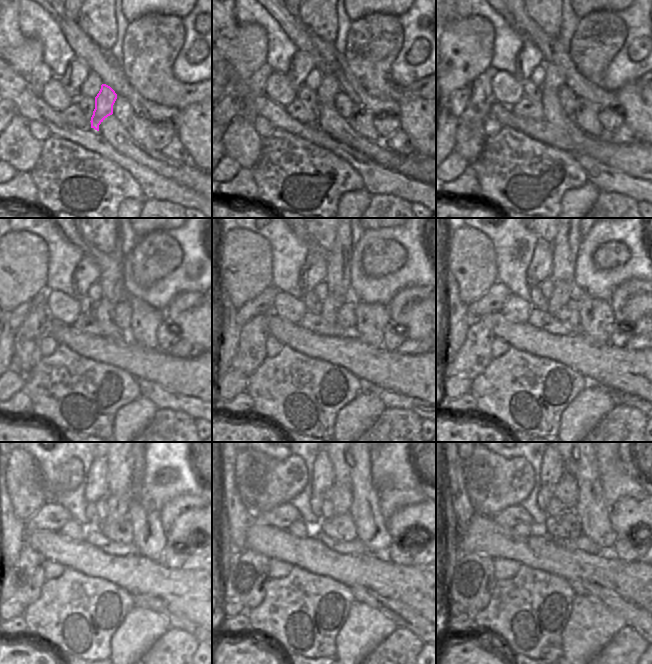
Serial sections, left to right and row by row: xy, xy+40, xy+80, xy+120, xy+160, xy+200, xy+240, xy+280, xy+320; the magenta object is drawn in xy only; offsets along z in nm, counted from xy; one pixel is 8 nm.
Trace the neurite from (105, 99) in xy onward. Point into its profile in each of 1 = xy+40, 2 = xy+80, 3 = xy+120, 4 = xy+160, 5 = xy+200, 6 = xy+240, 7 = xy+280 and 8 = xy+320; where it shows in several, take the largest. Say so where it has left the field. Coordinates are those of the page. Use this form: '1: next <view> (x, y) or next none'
1: next xy+40 (330, 87)
2: next xy+80 (555, 78)
3: next xy+120 (112, 282)
4: next xy+160 (337, 279)
5: next xy+200 (566, 243)
6: next xy+240 (119, 462)
7: next xy+280 (342, 462)
8: next xy+320 (566, 462)

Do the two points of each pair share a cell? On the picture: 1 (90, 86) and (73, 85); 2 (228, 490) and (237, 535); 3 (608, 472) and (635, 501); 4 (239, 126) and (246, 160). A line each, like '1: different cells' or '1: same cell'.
1: different cells
2: same cell
3: same cell
4: same cell

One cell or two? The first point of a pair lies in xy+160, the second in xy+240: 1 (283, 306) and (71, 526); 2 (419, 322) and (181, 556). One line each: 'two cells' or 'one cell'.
1: one cell
2: two cells

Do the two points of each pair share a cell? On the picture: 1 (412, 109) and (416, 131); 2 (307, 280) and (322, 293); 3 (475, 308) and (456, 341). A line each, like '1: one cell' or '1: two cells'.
1: one cell
2: two cells
3: two cells

